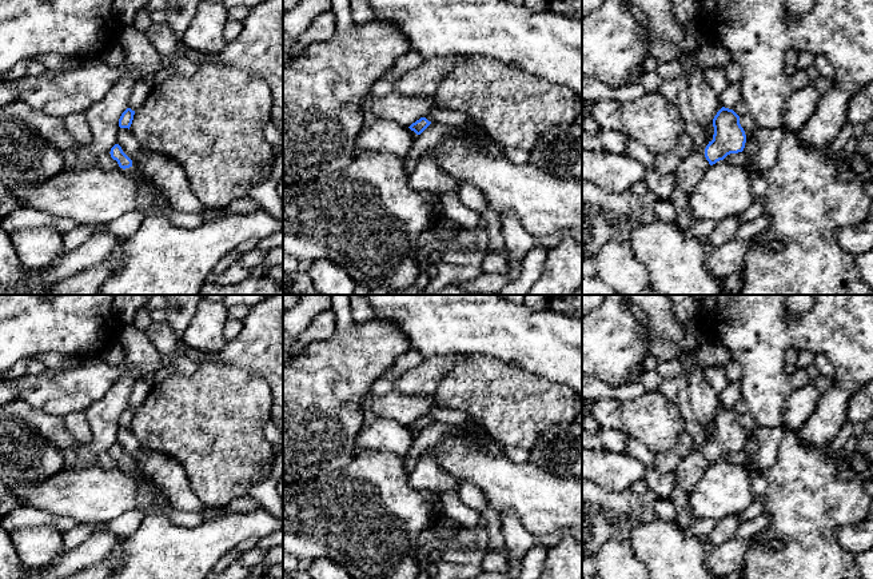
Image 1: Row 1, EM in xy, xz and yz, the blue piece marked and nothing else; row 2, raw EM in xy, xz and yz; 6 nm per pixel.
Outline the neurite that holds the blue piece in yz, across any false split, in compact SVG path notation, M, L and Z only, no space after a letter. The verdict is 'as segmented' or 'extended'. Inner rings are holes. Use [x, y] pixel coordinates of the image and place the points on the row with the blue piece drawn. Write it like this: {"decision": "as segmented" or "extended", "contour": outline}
{"decision": "as segmented", "contour": "M722 107L713 119L713 140L705 148L705 157L710 165L723 160L730 153L742 152L746 135L740 124L740 116Z"}

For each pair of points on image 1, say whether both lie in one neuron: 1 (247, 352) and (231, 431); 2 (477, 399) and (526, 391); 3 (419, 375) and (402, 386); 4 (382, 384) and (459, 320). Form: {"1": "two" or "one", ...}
{"1": "two", "2": "one", "3": "one", "4": "two"}

